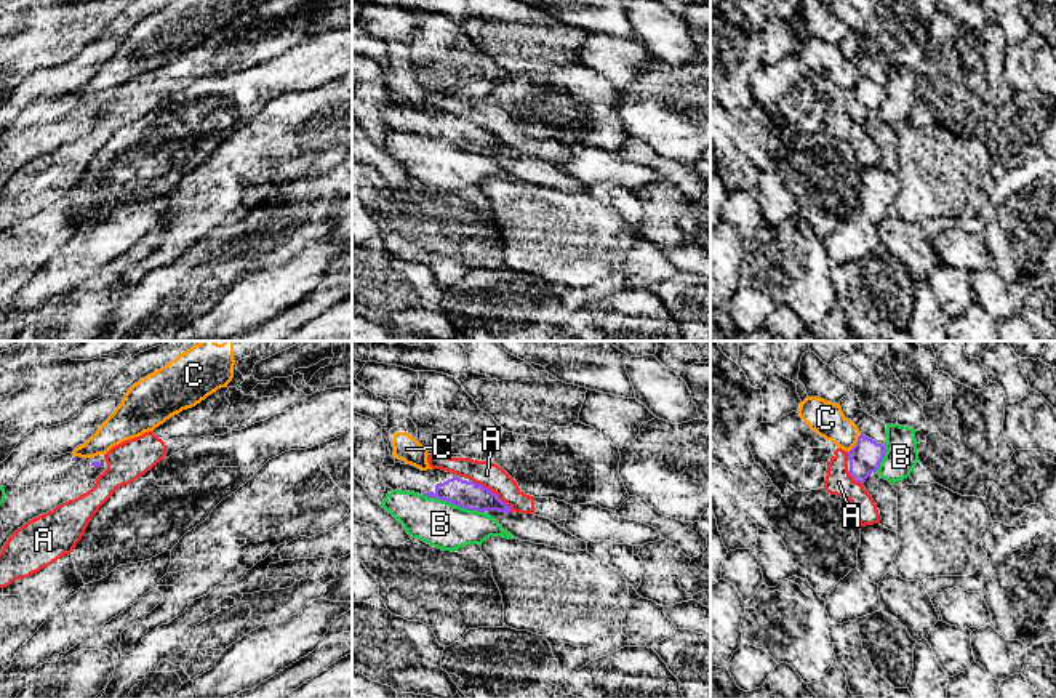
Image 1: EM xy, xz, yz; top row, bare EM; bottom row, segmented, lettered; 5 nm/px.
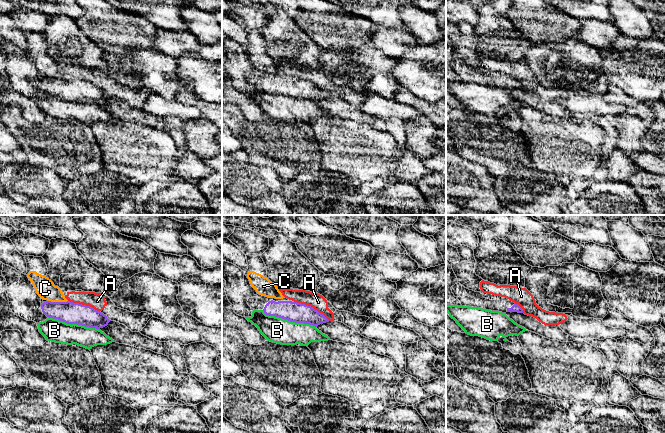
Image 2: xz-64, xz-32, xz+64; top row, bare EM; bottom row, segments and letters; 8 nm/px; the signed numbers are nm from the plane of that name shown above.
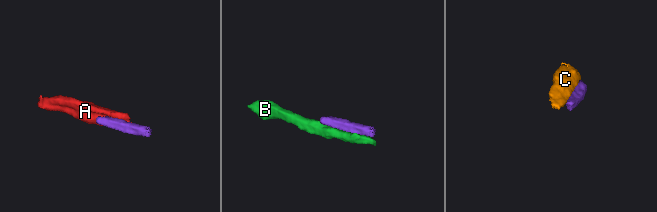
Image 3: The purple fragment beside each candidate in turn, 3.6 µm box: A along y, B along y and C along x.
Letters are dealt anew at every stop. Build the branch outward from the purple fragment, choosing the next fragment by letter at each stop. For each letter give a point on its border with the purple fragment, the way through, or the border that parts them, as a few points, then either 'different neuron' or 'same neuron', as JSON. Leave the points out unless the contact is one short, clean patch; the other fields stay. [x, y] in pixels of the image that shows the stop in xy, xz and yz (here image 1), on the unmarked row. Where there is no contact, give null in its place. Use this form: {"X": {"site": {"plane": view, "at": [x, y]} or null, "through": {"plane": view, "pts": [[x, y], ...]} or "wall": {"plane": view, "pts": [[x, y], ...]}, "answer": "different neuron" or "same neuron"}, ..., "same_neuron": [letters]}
{"A": {"site": {"plane": "xz", "at": [492, 133]}, "wall": {"plane": "xz", "pts": [[472, 122], [490, 130], [512, 152]]}, "answer": "different neuron"}, "B": {"site": {"plane": "xz", "at": [453, 144]}, "answer": "different neuron"}, "C": {"site": {"plane": "yz", "at": [856, 85]}, "answer": "different neuron"}, "same_neuron": []}

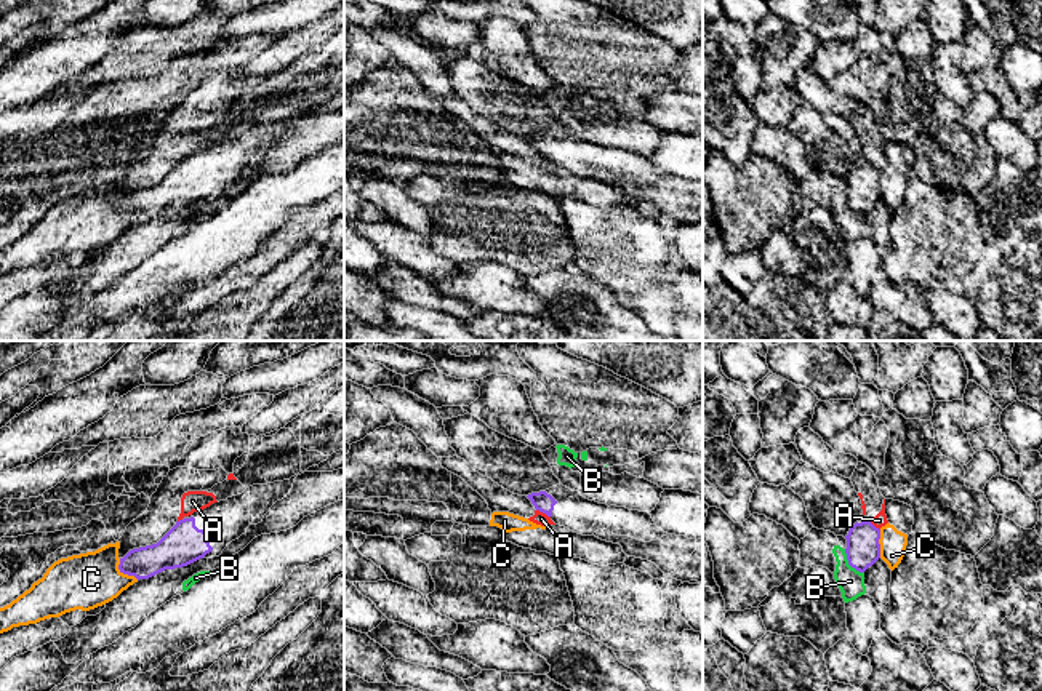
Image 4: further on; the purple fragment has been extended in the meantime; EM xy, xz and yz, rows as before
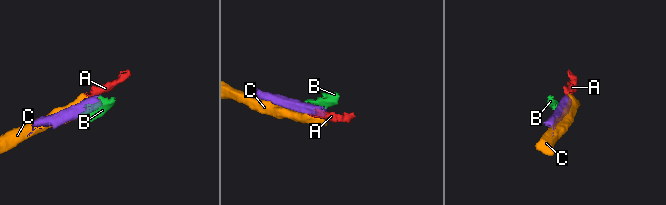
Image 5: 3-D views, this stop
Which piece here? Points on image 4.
{"A": {"site": {"plane": "xz", "at": [543, 154]}, "wall": {"plane": "xz", "pts": [[537, 151], [549, 159]]}, "answer": "different neuron"}, "B": {"site": {"plane": "yz", "at": [849, 205]}, "wall": {"plane": "yz", "pts": [[844, 191], [847, 203], [863, 215]]}, "answer": "different neuron"}, "C": {"site": {"plane": "xy", "at": [124, 215]}, "answer": "different neuron"}, "same_neuron": []}

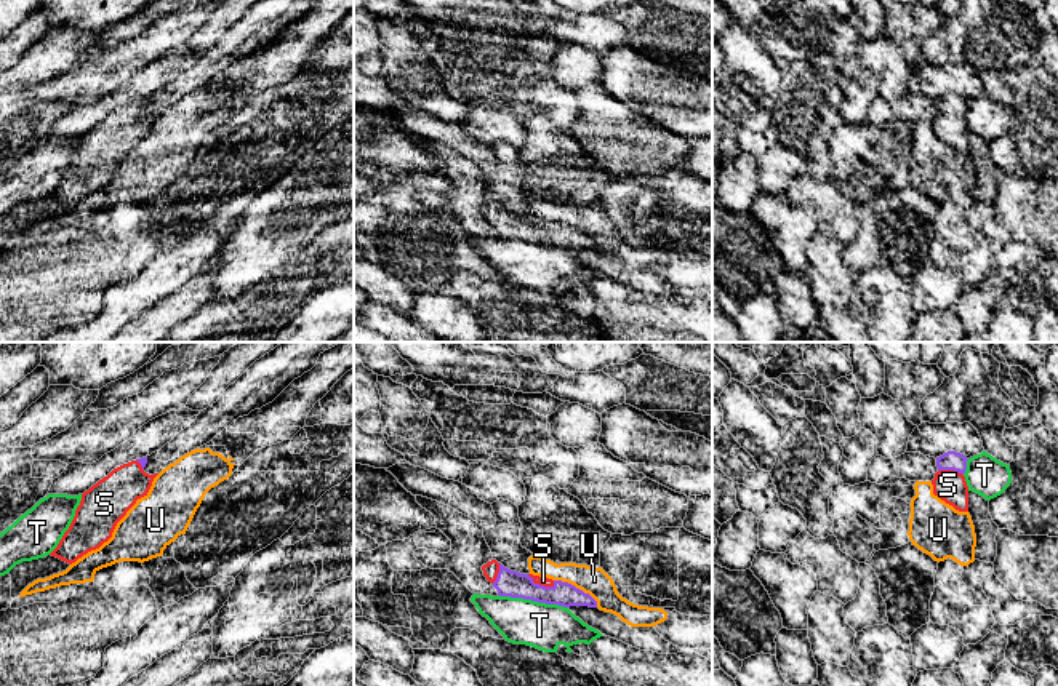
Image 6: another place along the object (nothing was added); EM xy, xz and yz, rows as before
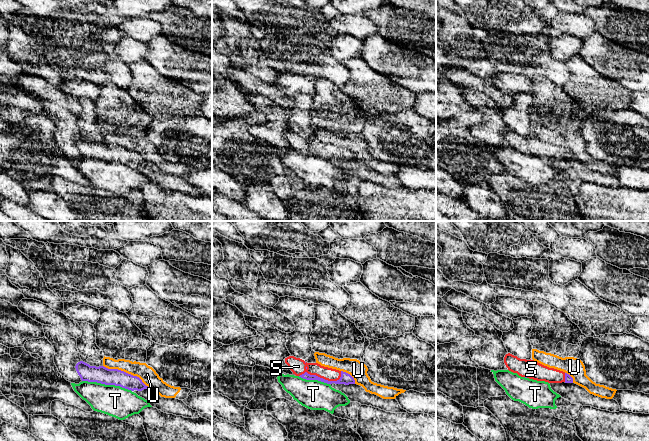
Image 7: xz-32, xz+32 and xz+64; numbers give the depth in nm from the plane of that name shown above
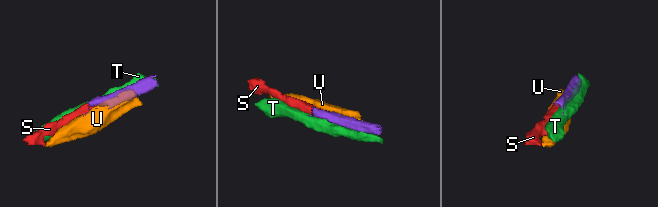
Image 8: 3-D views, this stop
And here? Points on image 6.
{"S": {"site": {"plane": "xz", "at": [541, 227]}, "answer": "same neuron"}, "T": {"site": {"plane": "xz", "at": [533, 242]}, "answer": "different neuron"}, "U": {"site": {"plane": "xz", "at": [578, 231]}, "wall": {"plane": "xz", "pts": [[554, 221], [581, 231], [597, 248]]}, "answer": "different neuron"}, "same_neuron": ["S"]}

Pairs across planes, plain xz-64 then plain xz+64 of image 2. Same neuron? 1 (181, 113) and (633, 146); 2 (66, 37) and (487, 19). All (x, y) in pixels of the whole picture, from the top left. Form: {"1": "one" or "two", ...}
{"1": "two", "2": "one"}

